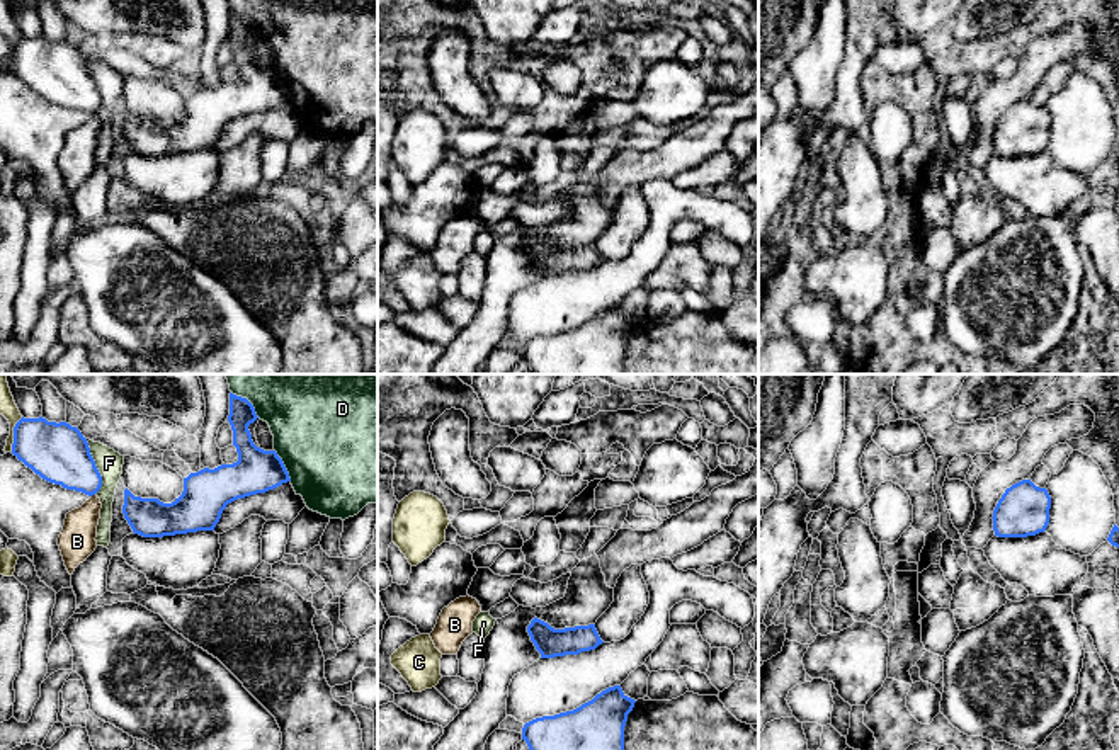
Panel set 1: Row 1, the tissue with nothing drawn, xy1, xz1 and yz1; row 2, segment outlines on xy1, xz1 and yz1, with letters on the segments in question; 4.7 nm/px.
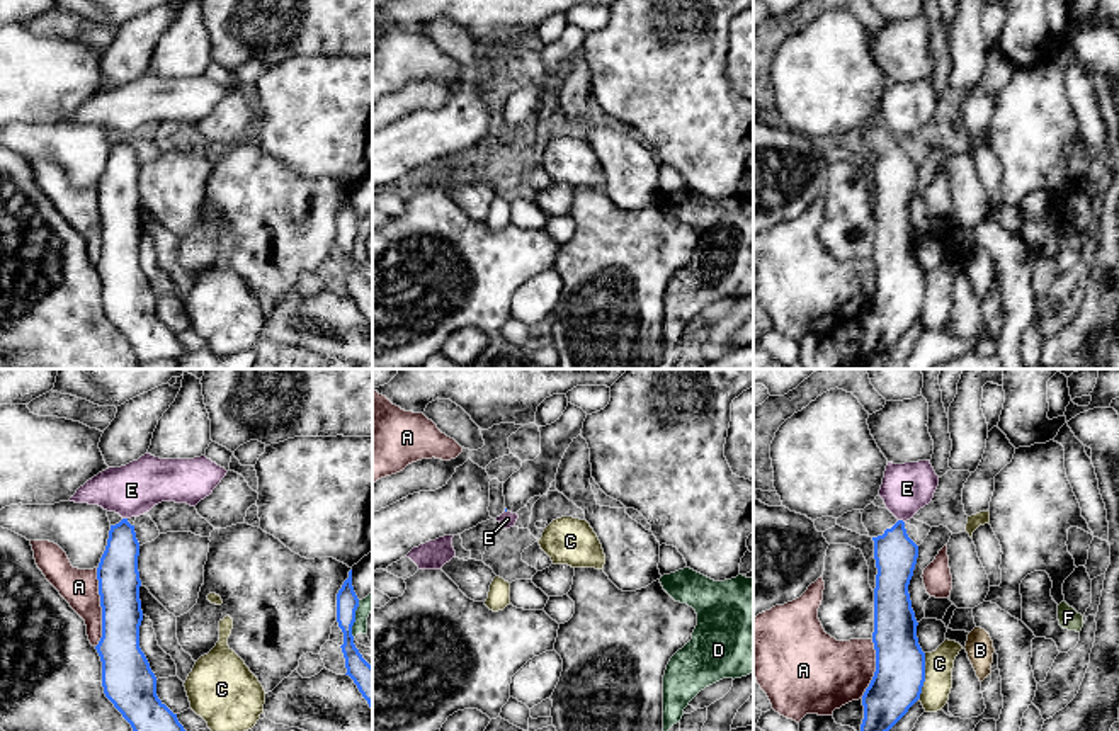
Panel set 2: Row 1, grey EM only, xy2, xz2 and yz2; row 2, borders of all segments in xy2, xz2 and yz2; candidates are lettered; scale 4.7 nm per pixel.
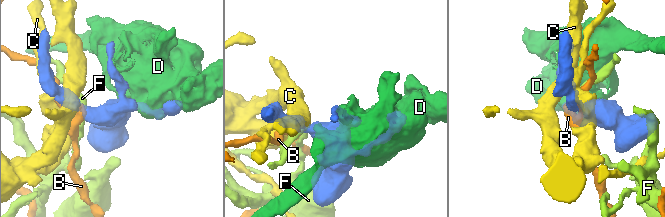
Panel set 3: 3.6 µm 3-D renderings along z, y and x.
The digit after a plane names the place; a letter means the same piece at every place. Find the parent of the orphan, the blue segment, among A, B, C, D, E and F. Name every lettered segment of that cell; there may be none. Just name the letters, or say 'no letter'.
no letter

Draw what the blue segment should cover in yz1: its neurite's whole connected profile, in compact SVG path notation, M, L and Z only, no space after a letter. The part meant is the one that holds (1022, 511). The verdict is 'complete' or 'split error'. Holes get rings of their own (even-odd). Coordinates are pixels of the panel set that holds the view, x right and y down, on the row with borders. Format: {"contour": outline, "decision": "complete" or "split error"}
{"contour": "M1022 480L1005 490L993 510L998 537L1027 537L1044 532L1049 524L1051 497L1046 488Z", "decision": "complete"}

